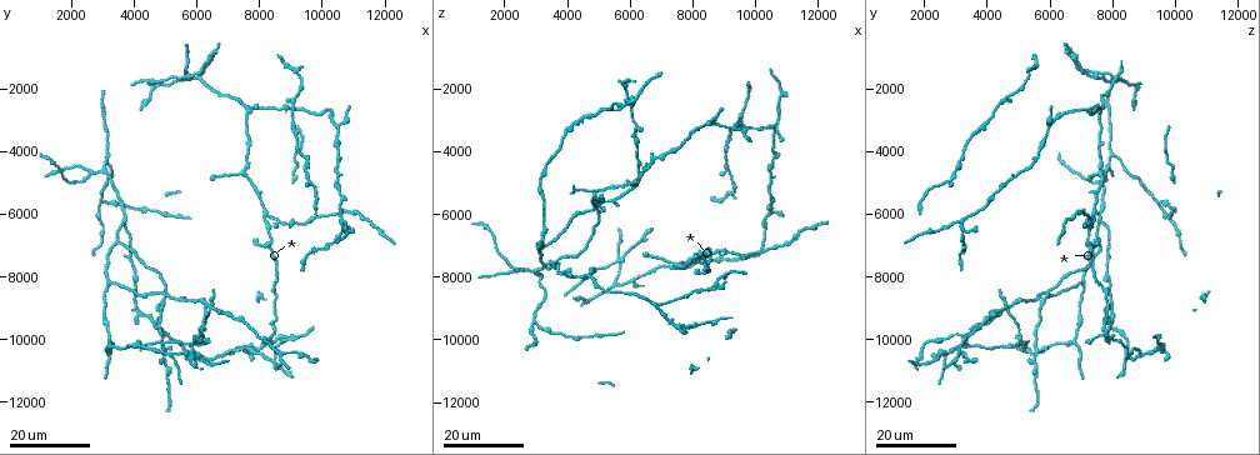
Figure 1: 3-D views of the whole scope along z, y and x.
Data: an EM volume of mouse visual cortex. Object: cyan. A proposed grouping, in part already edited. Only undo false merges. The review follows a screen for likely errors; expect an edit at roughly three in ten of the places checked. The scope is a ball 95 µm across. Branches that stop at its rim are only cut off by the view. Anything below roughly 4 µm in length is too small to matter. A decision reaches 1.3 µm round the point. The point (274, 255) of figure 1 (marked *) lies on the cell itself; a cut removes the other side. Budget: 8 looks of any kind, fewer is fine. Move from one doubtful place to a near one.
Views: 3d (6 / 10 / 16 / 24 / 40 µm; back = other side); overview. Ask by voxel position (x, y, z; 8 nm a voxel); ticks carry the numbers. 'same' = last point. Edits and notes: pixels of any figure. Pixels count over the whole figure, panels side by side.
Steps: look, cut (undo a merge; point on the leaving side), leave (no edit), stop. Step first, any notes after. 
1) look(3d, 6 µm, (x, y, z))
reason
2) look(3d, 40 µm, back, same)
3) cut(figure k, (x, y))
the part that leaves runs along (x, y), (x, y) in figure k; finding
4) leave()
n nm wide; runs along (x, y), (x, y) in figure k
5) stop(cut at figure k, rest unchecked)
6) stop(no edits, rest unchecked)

look(3d, 16 µm, (7400, 4600, 7600))
looks like a crossing

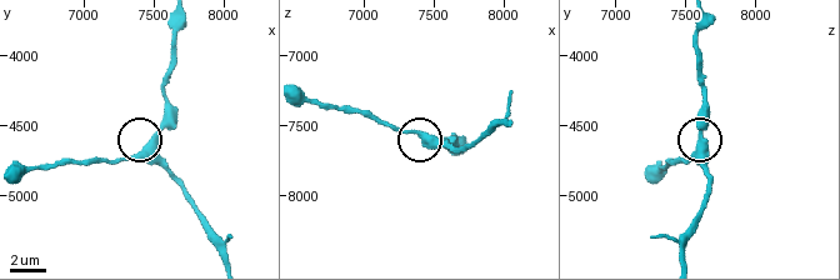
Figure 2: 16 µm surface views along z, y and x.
look(3d, 10 µm, (7440, 4660, 7580))

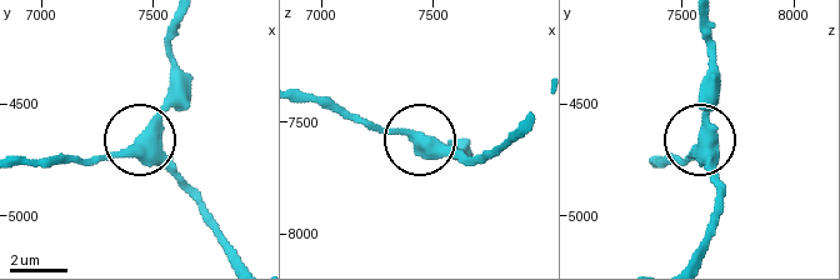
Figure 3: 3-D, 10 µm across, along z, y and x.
leave()
410 nm wide; one cell here

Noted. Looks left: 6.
look(3d, 24 µm, (6500, 9100, 4600))

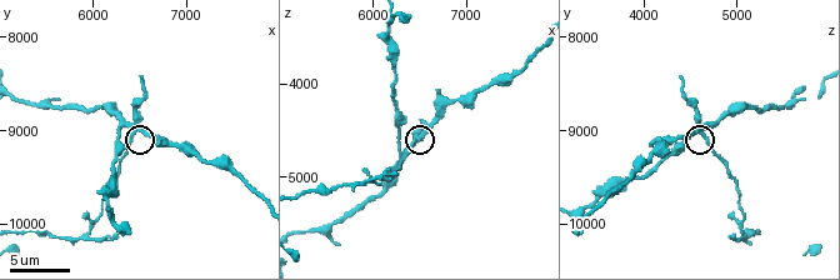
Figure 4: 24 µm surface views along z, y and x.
look(3d, 10 µm, (6450, 9000, 4600))

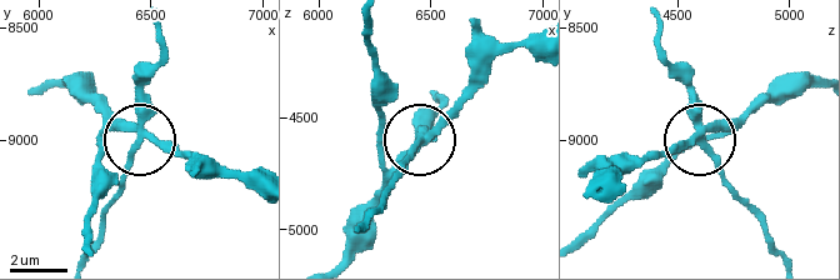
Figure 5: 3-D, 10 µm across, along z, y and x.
cut(figure 5, (139, 90))
4 arms; two cells meet here

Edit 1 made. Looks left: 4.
look(3d, 16 µm, (5100, 10500, 2700))
four or more arms meet

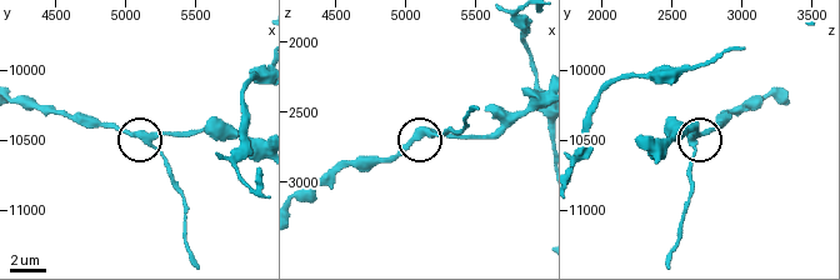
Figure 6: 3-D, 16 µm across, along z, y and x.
look(3d, 10 µm, (5180, 10500, 2640))

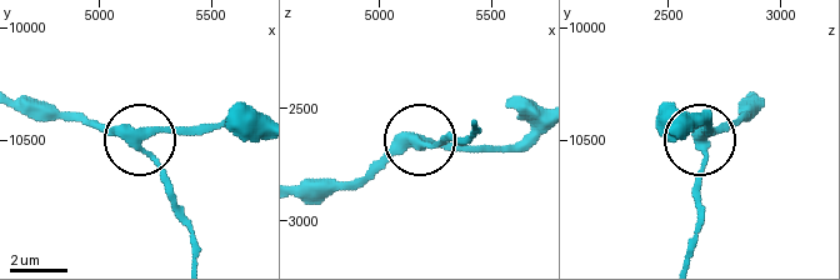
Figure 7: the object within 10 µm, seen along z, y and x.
look(3d, 10 µm, back, (5170, 10510, 2650))

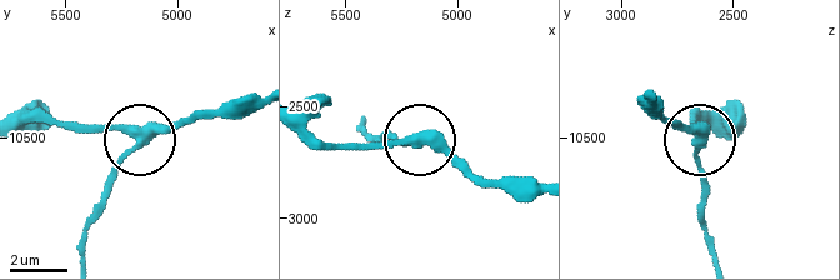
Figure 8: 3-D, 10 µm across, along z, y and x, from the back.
leave()
4 arms; runs along (536, 189), (473, 179), (415, 139), (368, 139) in figure 8; all the same cell

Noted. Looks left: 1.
stop(cut at figure 5, rest unchecked)

